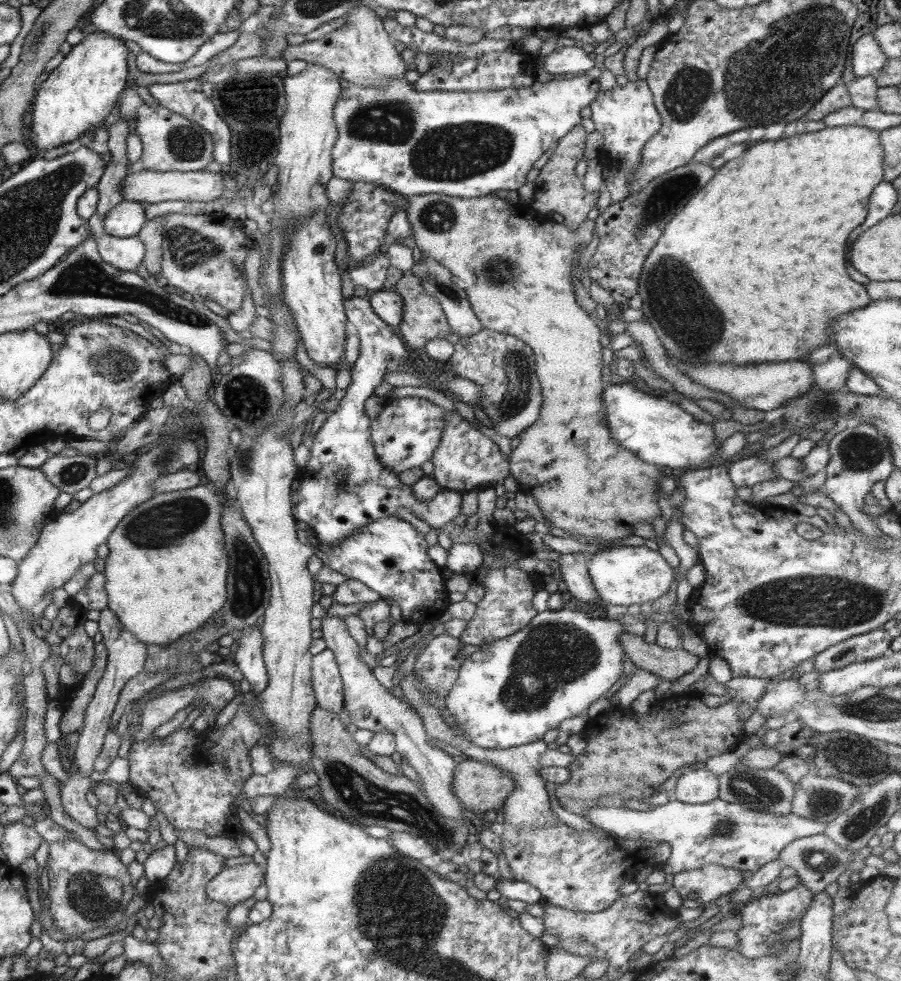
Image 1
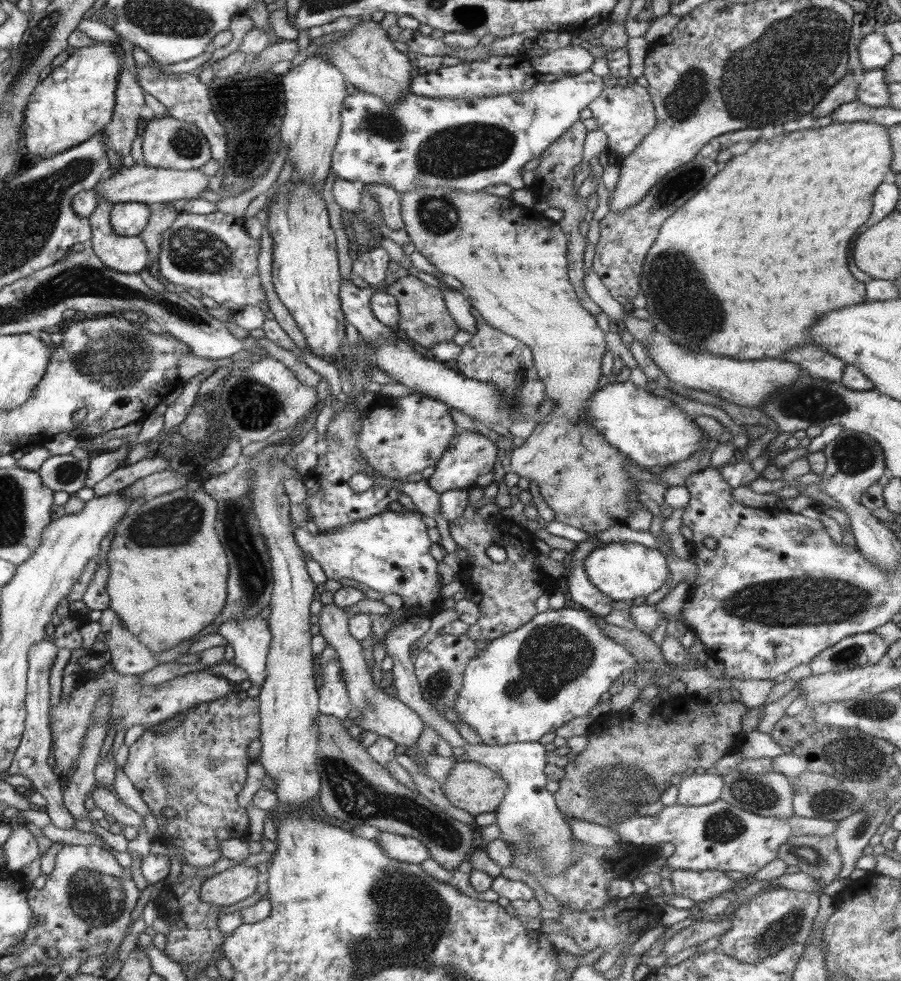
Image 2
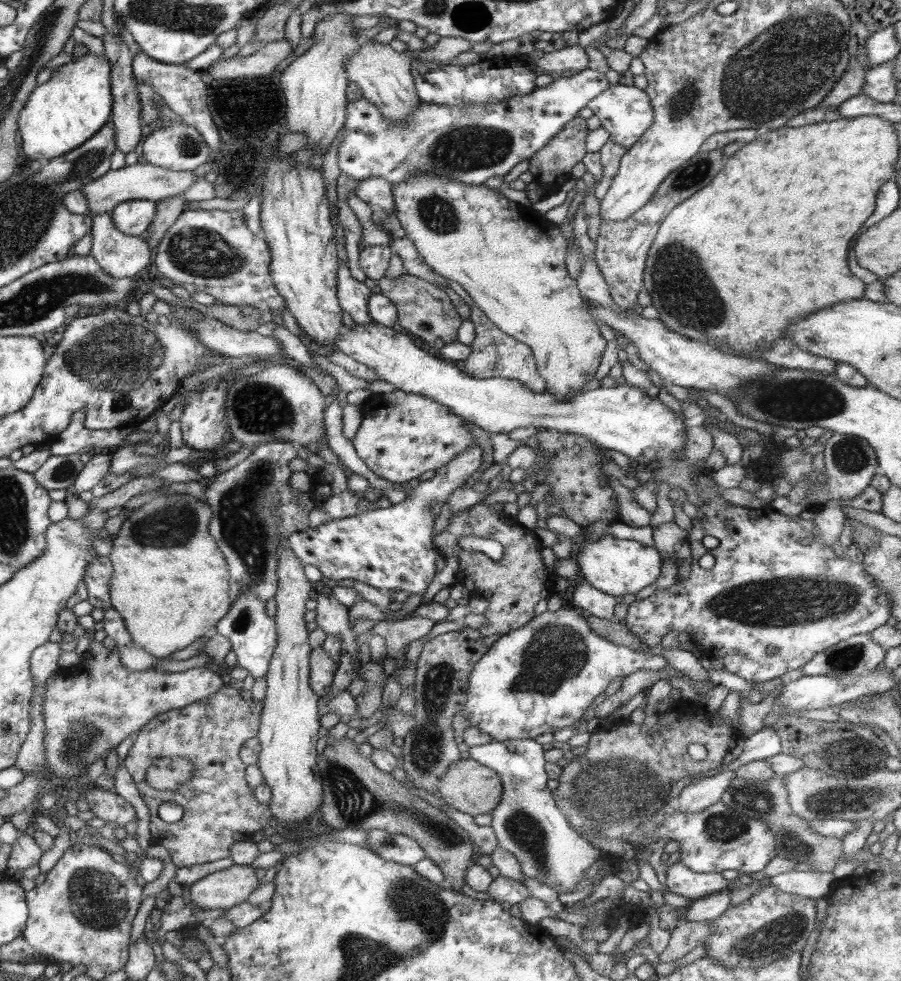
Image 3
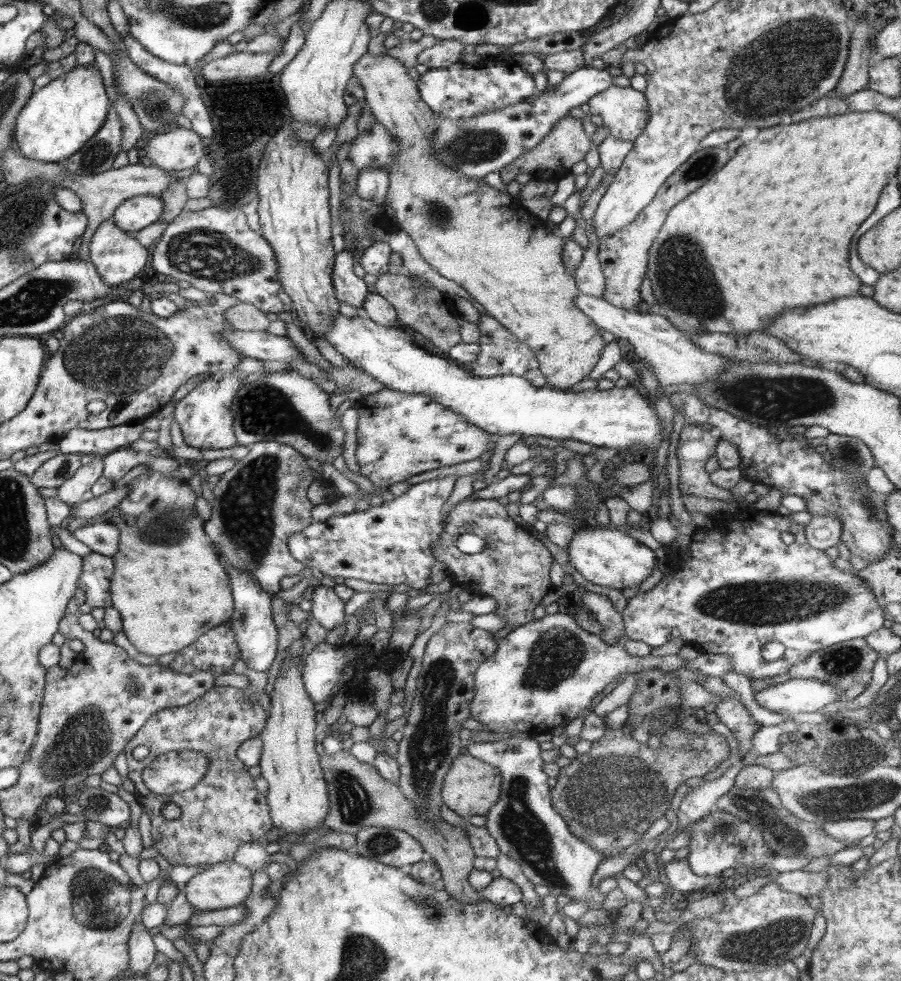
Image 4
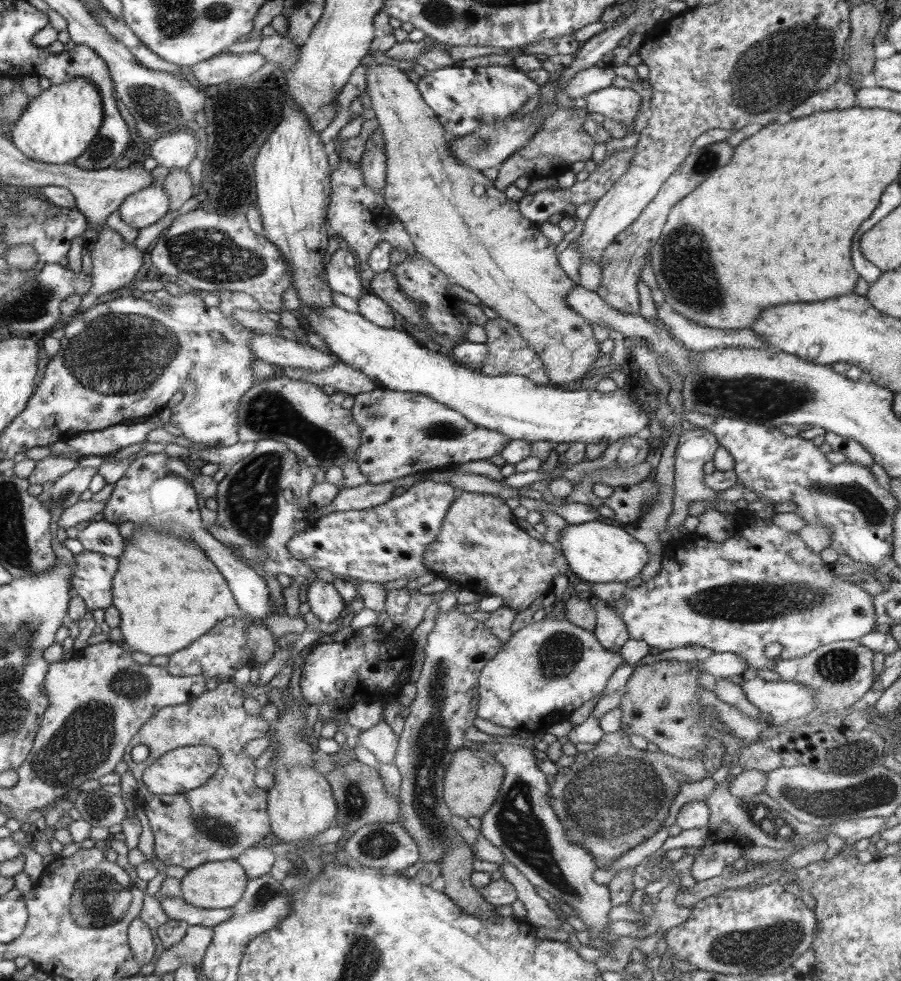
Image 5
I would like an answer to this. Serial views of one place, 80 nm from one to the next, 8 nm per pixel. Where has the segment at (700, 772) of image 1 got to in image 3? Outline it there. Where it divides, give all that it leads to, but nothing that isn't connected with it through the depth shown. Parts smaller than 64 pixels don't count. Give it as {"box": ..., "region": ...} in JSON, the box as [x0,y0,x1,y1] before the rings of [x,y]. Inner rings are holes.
{"box":[678,769,736,814],"region":[[[726,769],[719,774],[706,774],[706,777],[698,779],[696,783],[686,785],[678,796],[678,810],[682,814],[696,814],[706,810],[721,800],[721,796],[736,777],[736,771]]]}

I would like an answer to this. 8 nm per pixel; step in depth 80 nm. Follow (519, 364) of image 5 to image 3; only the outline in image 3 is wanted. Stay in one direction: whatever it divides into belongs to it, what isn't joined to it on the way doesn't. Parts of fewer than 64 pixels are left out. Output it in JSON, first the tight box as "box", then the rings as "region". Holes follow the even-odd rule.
{"box":[464,305,547,393],"region":[[[478,305],[470,306],[470,317],[476,330],[476,338],[469,345],[472,347],[470,356],[464,361],[464,372],[473,377],[496,378],[519,380],[525,387],[537,393],[547,390],[545,380],[540,376],[535,363],[535,356],[531,348],[516,340],[513,336],[502,332],[485,314]]]}

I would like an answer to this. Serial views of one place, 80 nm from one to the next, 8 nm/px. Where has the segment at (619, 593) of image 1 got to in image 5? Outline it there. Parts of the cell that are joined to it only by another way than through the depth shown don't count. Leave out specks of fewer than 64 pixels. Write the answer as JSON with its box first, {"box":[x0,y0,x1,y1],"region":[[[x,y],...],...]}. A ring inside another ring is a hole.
{"box":[558,520,650,586],"region":[[[600,520],[569,524],[560,532],[558,547],[562,549],[570,571],[581,586],[590,583],[625,582],[634,578],[650,560],[648,549],[635,540],[619,524]]]}

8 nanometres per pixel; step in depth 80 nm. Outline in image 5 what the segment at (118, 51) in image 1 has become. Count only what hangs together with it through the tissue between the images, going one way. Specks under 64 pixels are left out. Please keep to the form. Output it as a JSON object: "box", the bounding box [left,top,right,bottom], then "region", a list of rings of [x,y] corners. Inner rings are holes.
{"box":[10,77,103,164],"region":[[[78,77],[47,90],[32,100],[18,120],[10,125],[12,143],[27,158],[46,164],[75,164],[90,147],[103,124],[102,93],[86,77]]]}

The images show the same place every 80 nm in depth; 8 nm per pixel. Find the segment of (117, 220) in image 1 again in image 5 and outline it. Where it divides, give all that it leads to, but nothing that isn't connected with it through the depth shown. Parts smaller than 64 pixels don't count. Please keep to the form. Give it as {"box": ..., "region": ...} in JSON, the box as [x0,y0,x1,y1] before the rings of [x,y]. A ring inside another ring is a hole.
{"box":[118,183,170,229],"region":[[[161,183],[150,185],[130,195],[118,207],[121,218],[134,228],[141,229],[156,224],[169,212],[170,197]]]}

